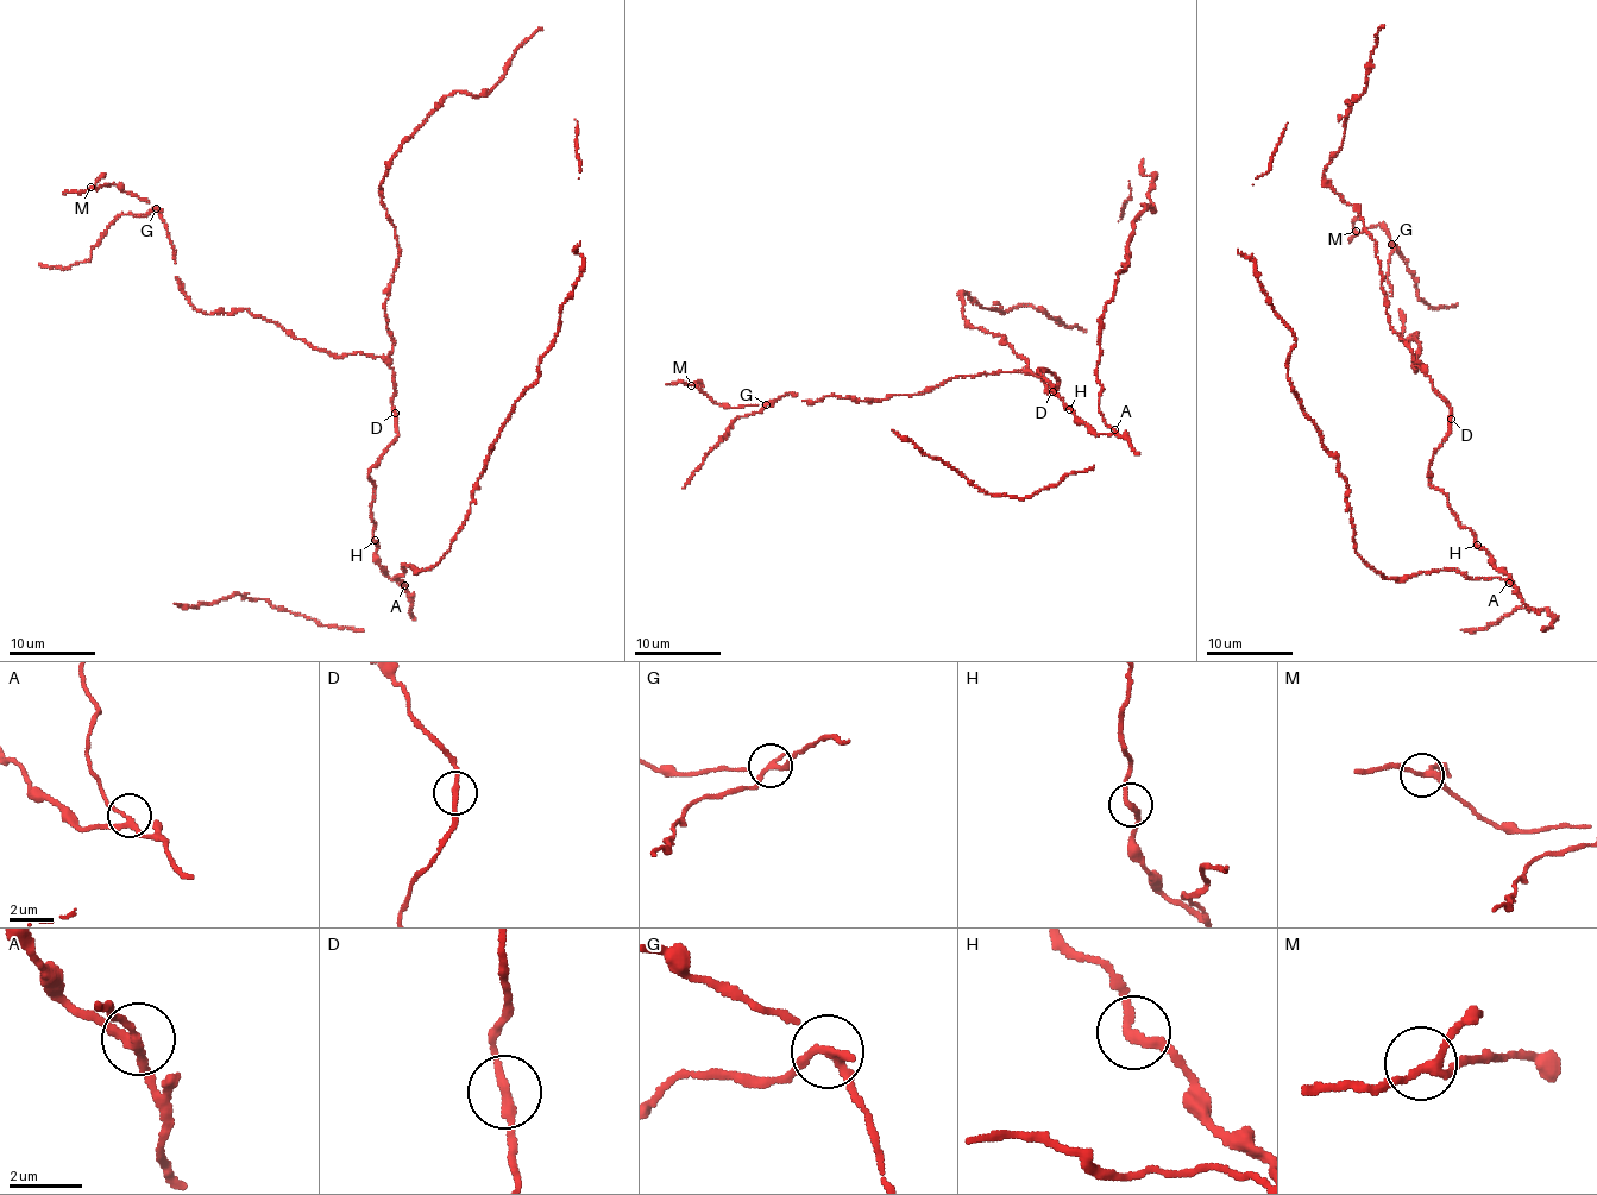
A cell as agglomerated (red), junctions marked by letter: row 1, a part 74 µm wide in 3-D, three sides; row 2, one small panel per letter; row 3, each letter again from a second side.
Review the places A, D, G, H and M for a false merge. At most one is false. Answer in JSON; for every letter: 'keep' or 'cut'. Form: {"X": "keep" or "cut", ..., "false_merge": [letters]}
{"A": "keep", "D": "keep", "G": "cut", "H": "keep", "M": "keep", "false_merge": ["G"]}

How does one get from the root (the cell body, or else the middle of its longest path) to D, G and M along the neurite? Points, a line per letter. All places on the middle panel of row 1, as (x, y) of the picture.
D: (1083, 423), (1054, 394), (1048, 379), (1037, 372), (1042, 369), (1060, 383), (1052, 391)
G: (1083, 423), (1042, 369), (1060, 383), (1047, 392), (1029, 371), (999, 372), (884, 400), (766, 404)
M: (1083, 423), (1042, 369), (1047, 392), (999, 372), (725, 408), (691, 385)

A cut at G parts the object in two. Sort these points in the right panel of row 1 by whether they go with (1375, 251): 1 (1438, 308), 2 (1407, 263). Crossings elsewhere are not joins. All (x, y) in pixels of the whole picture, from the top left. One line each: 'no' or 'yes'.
1: no
2: no

